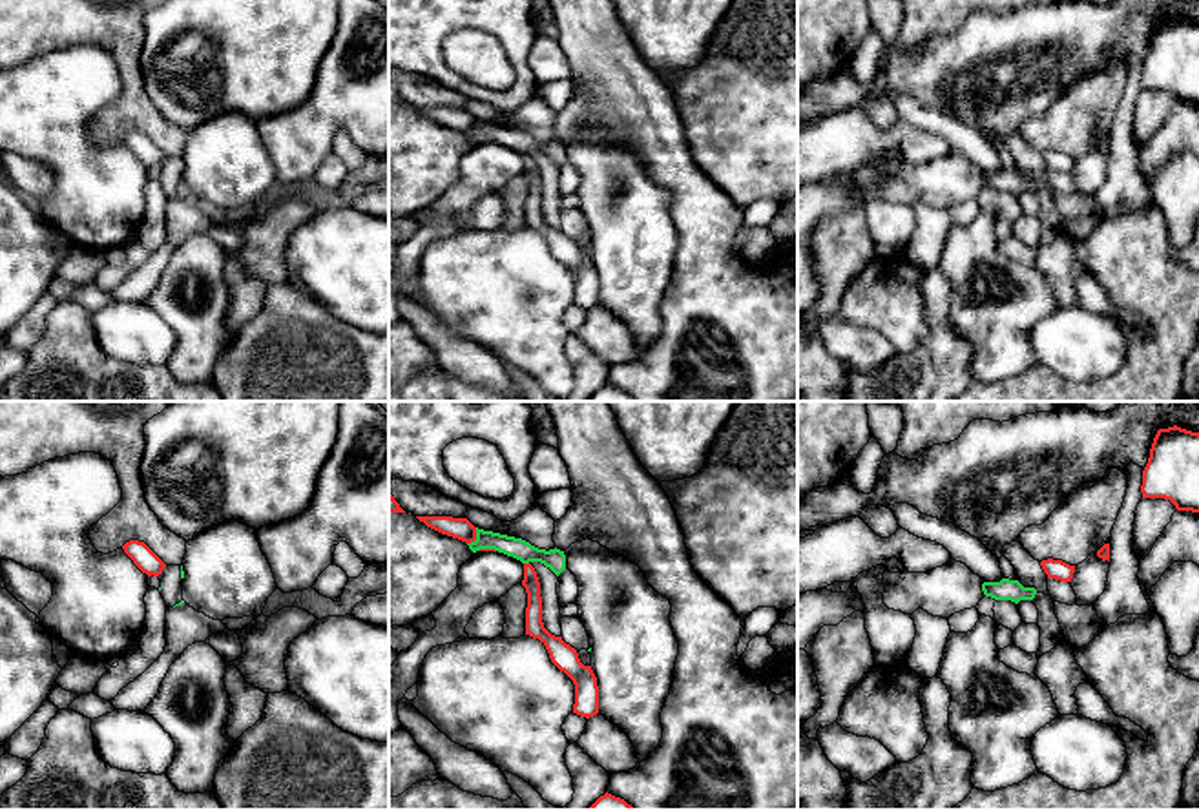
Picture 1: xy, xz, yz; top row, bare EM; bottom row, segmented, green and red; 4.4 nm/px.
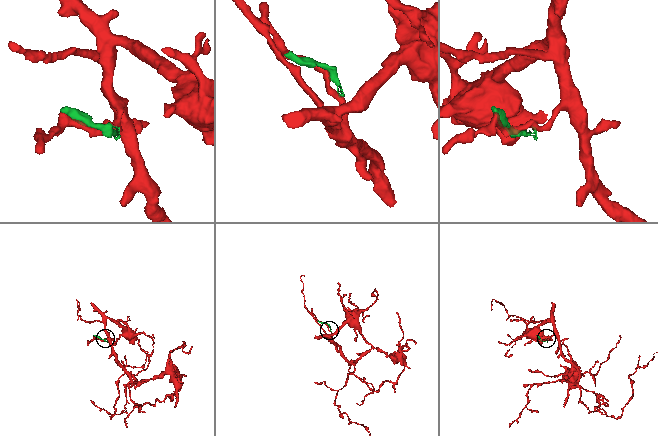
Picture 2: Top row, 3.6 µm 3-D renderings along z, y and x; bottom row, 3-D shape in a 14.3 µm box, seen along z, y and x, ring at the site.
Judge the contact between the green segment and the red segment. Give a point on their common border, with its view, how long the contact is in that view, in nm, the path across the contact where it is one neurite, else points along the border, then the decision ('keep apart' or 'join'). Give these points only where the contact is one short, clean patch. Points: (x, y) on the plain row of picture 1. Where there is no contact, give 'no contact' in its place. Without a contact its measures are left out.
meets green in xz at (477, 128); contact 90 nm long; keep apart

